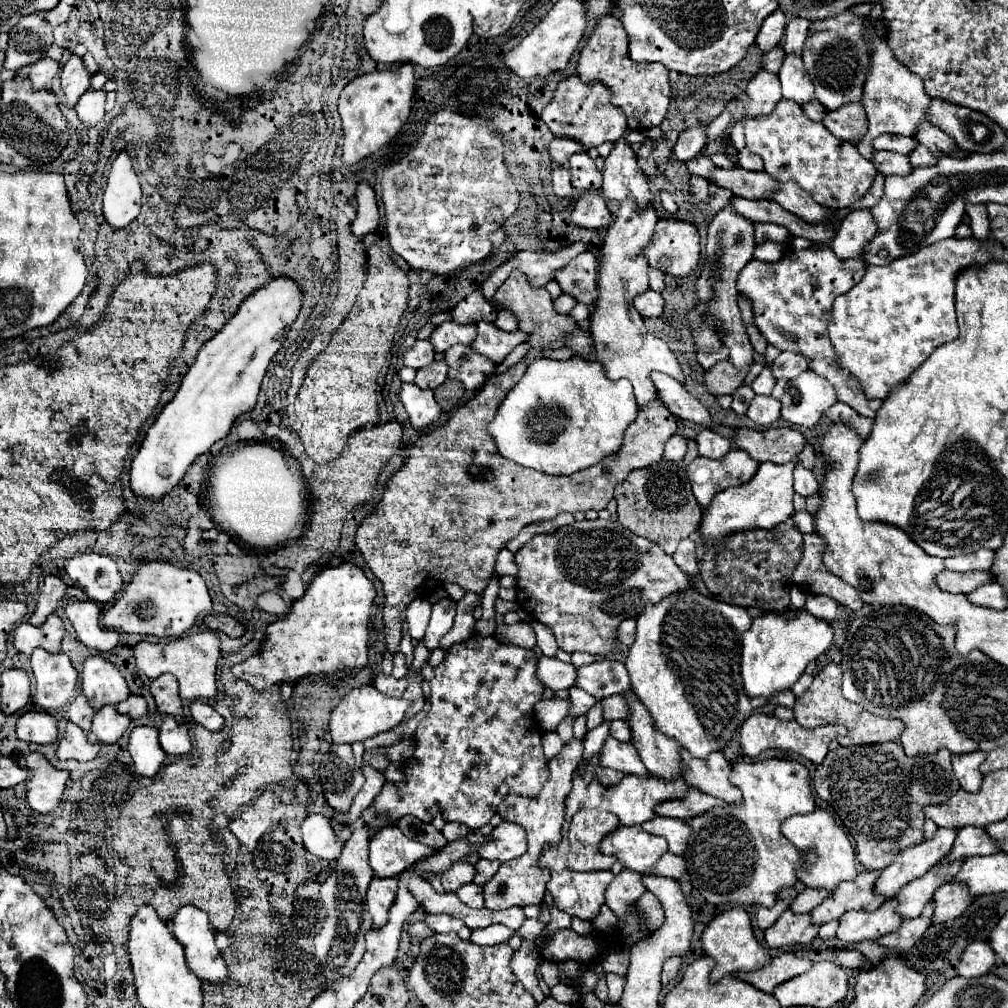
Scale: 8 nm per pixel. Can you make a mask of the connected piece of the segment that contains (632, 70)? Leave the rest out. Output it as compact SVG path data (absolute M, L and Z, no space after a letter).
M605 15L597 21L579 53L577 75L583 83L601 83L611 91L611 105L625 111L631 131L661 125L669 107L667 69L659 63L631 63L631 59L627 59L627 33L617 17Z

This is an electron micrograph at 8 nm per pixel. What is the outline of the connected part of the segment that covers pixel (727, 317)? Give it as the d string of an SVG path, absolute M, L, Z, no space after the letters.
M729 205L723 207L709 223L707 227L707 249L705 249L705 261L701 267L701 275L695 283L697 299L699 303L707 303L707 311L715 321L715 327L723 331L723 343L731 351L729 359L735 363L735 367L751 367L753 365L753 347L749 341L749 335L745 331L745 325L741 321L741 311L737 305L737 289L735 279L739 271L753 259L755 249L755 235L753 225L749 219L737 215Z

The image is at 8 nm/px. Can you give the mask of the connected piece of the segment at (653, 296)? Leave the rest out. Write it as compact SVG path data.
M649 289L633 299L633 307L641 313L641 317L659 317L663 313L663 297Z

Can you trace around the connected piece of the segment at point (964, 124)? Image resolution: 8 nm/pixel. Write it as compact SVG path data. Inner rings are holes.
M931 99L927 121L951 135L959 147L971 153L993 153L1007 139L1001 127L987 119L987 115L941 99Z

